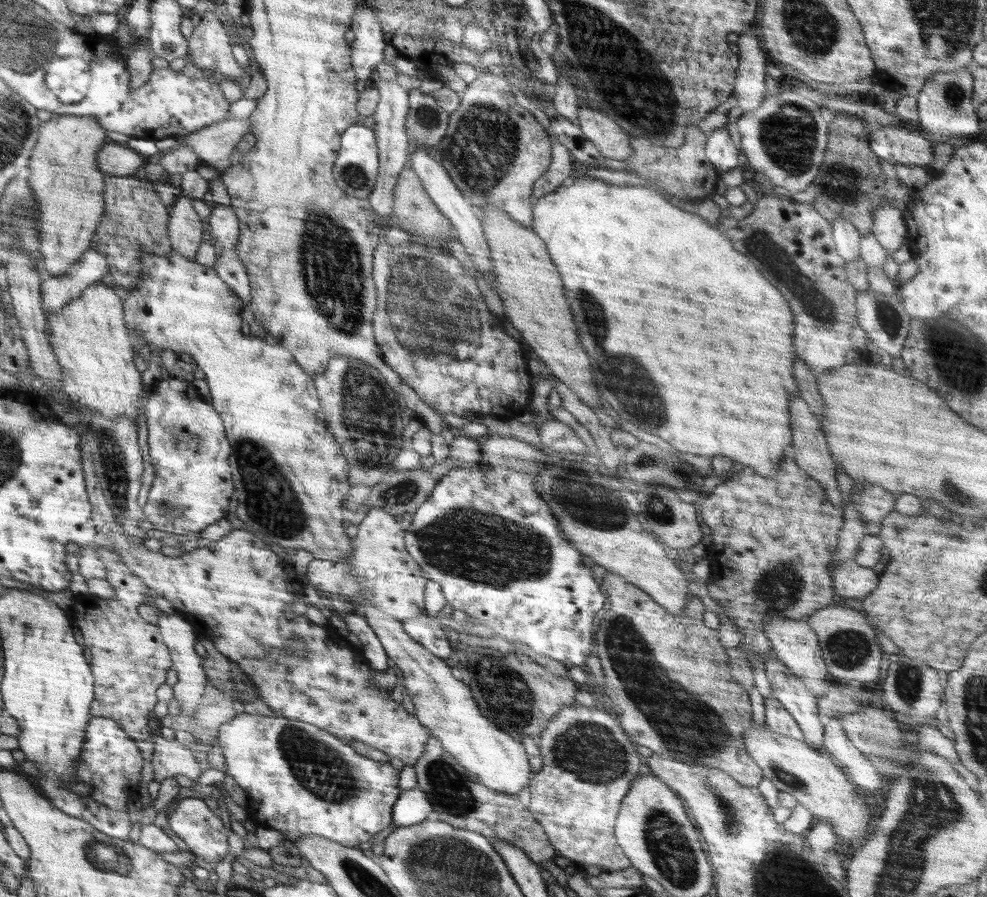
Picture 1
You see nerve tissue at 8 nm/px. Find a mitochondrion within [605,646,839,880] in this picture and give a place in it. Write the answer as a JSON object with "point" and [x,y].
{"point":[732,823]}

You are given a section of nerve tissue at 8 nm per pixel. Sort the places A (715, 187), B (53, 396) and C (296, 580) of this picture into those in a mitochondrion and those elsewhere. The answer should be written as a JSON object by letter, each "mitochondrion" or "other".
{"A":"other","B":"other","C":"other"}

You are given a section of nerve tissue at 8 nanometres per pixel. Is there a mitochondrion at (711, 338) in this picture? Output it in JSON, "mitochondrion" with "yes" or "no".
{"mitochondrion":"no"}

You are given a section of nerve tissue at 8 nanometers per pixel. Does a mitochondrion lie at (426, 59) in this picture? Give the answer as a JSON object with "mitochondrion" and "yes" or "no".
{"mitochondrion":"no"}

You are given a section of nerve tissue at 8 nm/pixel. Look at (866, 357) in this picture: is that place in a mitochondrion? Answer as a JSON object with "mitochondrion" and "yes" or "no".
{"mitochondrion":"no"}

